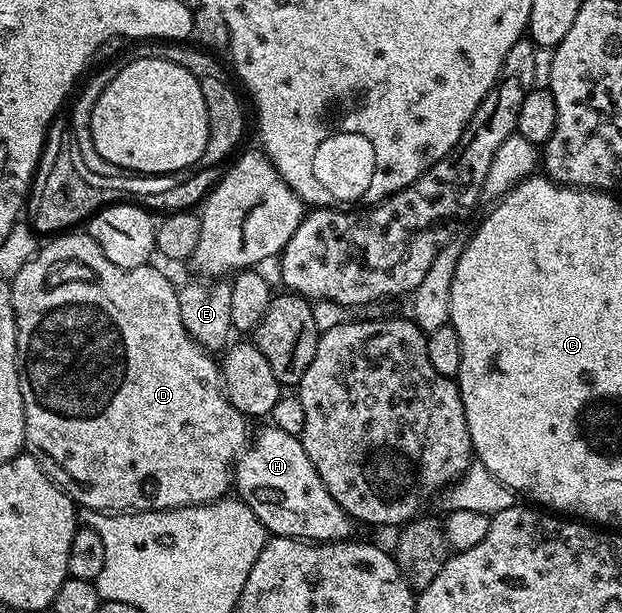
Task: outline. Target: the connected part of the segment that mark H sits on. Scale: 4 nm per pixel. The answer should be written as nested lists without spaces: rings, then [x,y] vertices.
[[[266,425],[254,439],[252,436],[251,444],[236,456],[231,479],[235,484],[235,491],[237,487],[236,494],[240,501],[251,508],[270,536],[285,535],[289,539],[301,538],[310,541],[345,541],[350,538],[350,516],[337,504],[335,497],[327,493],[327,485],[323,485],[315,465],[311,465],[311,457],[307,457],[307,449],[303,449],[298,436],[283,433],[283,429]]]

